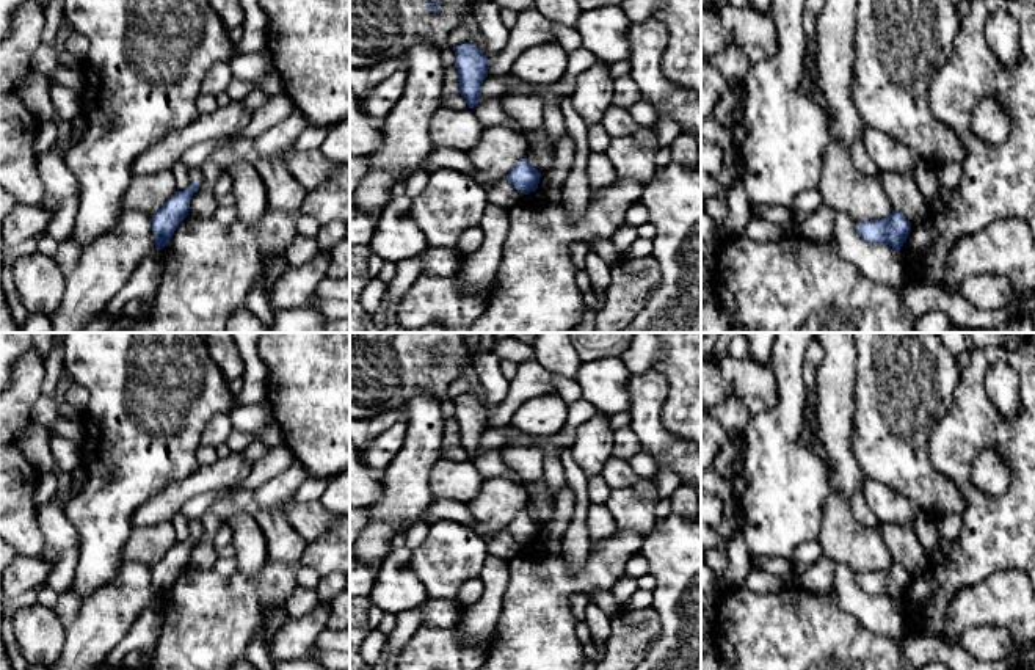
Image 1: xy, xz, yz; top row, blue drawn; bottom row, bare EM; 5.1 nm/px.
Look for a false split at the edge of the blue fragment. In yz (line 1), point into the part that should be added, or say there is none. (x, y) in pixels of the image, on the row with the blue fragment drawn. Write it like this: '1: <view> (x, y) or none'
1: none

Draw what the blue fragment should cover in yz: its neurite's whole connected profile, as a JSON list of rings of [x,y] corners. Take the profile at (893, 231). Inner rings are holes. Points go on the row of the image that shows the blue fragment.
[[[892,210],[888,218],[858,221],[856,232],[866,242],[889,245],[900,249],[911,231],[911,223],[899,210]]]

